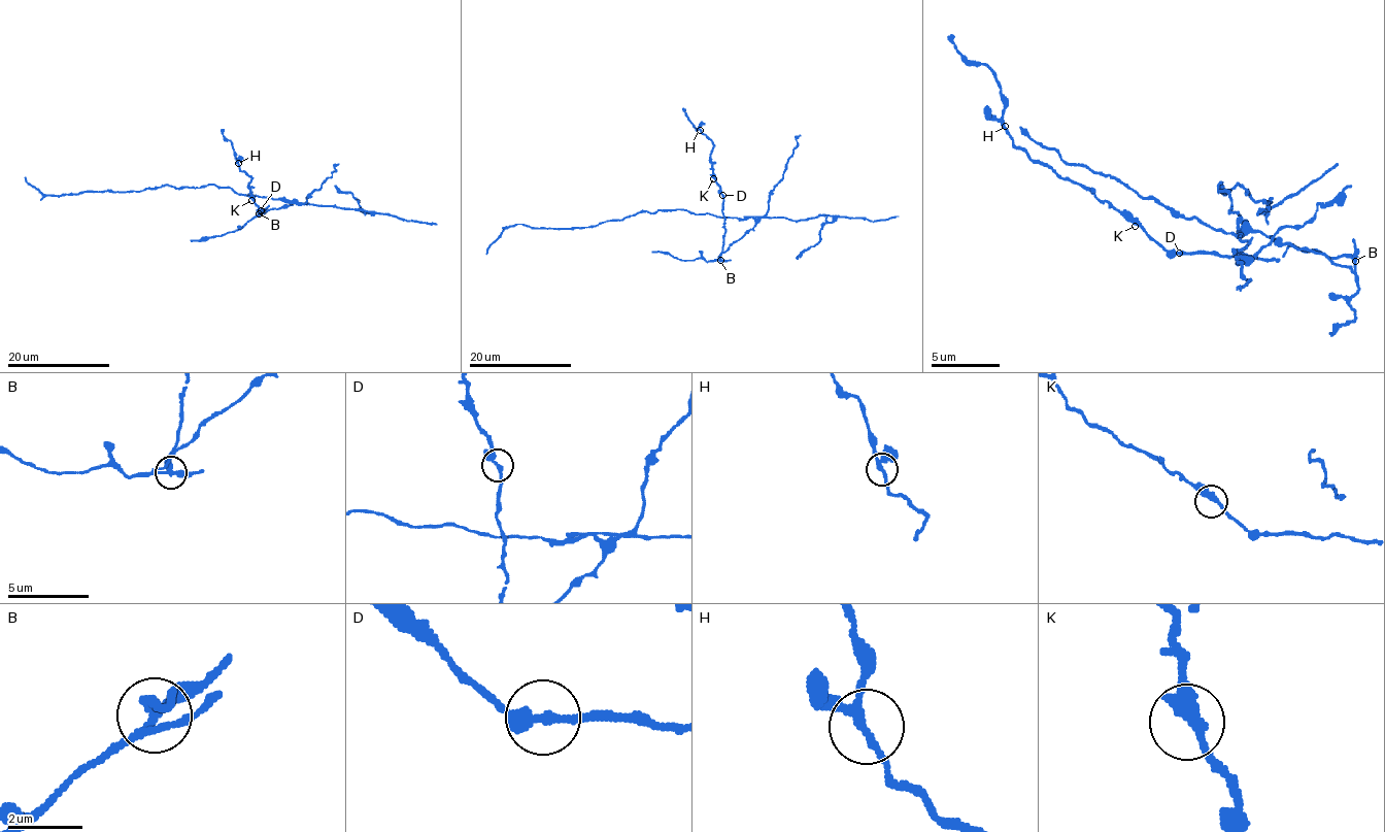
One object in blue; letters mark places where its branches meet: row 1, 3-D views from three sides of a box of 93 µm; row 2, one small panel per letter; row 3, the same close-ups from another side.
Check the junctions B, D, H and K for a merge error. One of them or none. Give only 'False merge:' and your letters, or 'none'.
False merge: B

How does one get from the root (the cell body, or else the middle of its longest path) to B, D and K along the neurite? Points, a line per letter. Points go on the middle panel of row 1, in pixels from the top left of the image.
B: (733, 218), (751, 217), (755, 224), (721, 254), (719, 260)
D: (733, 218), (751, 217), (755, 224), (722, 251), (722, 195)
K: (733, 218), (751, 217), (755, 224), (722, 251), (723, 195), (713, 178)

